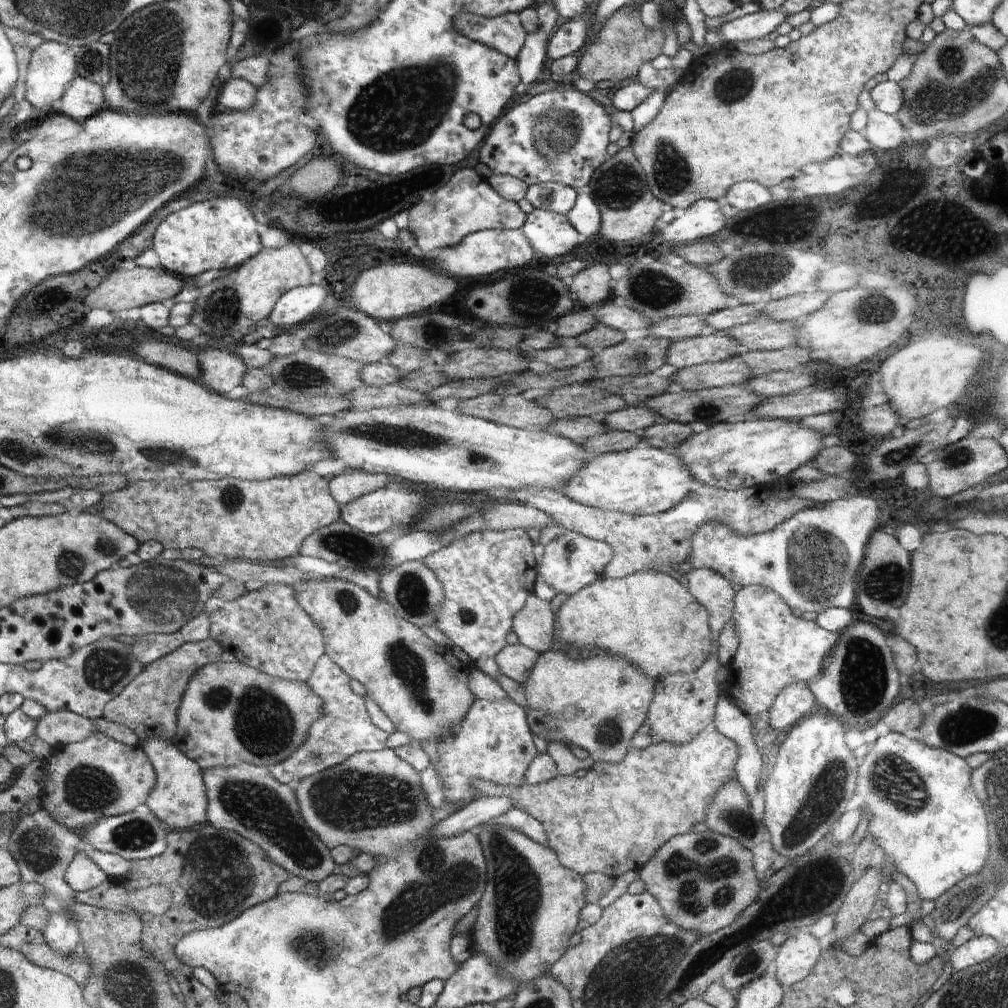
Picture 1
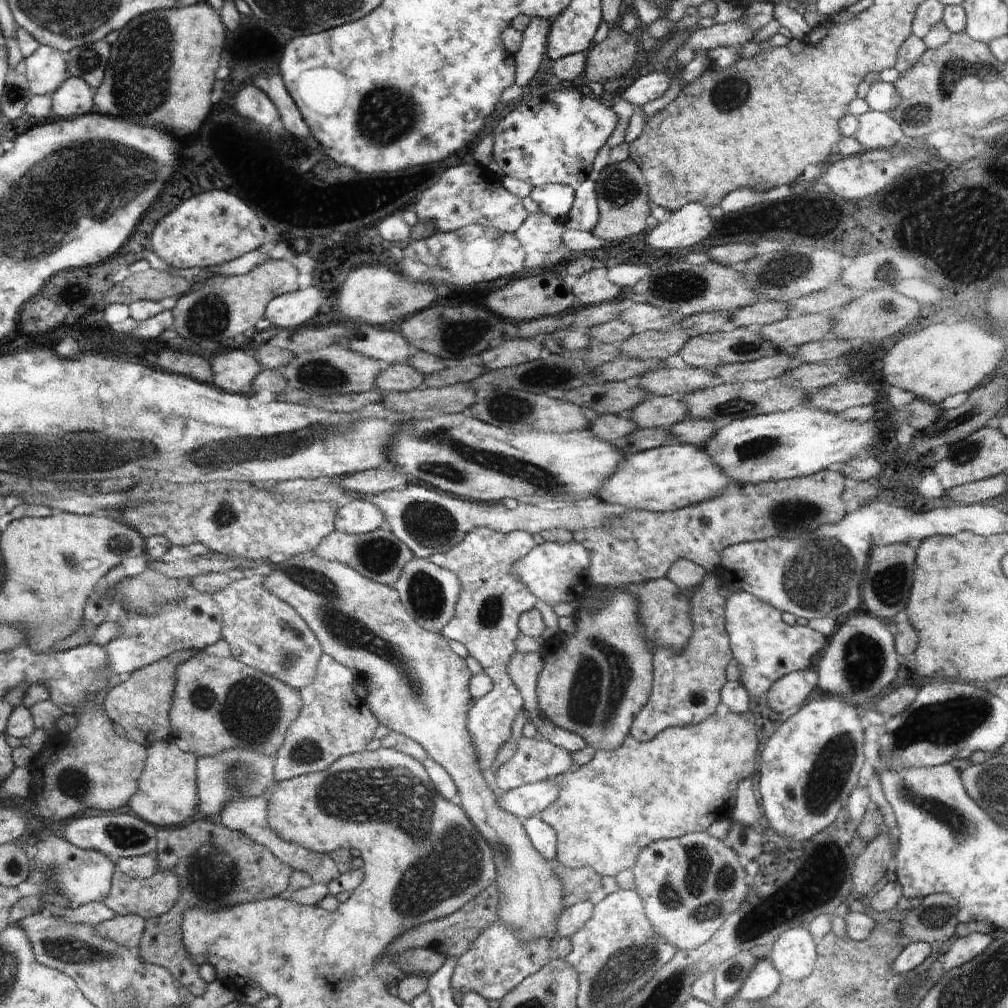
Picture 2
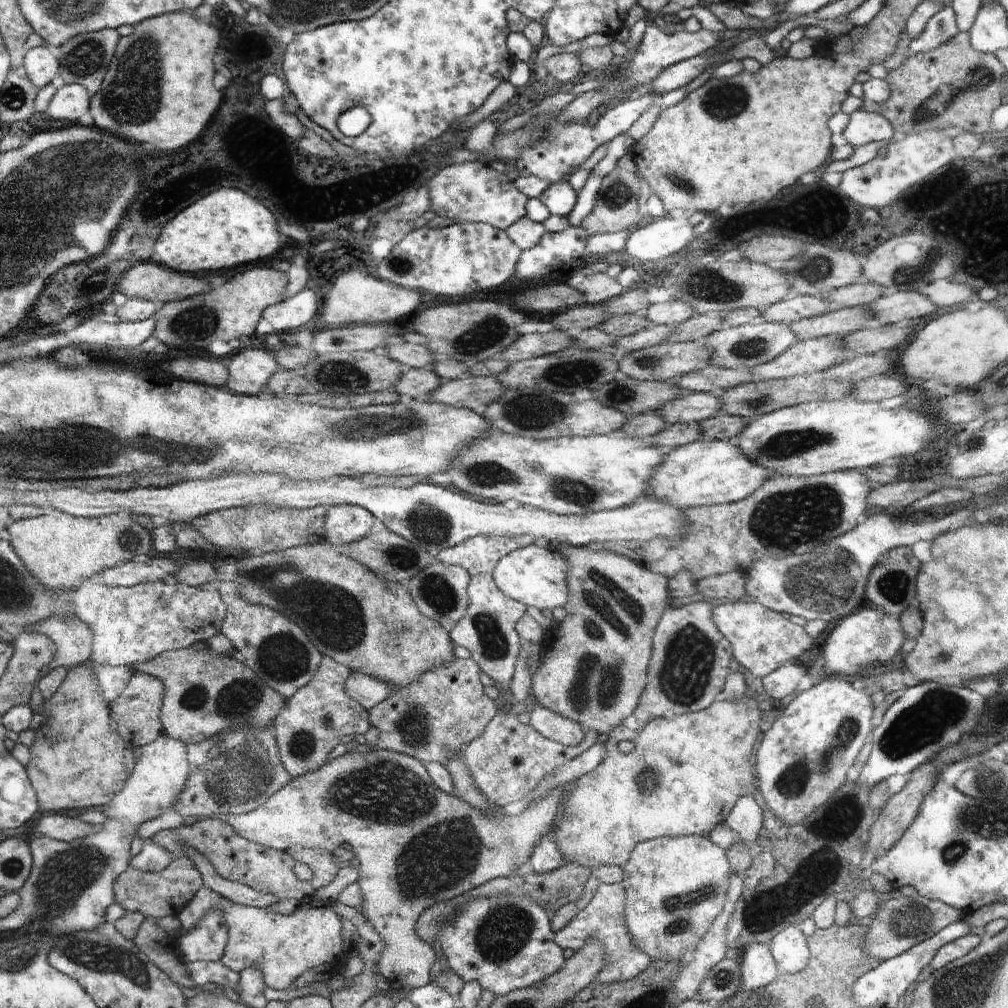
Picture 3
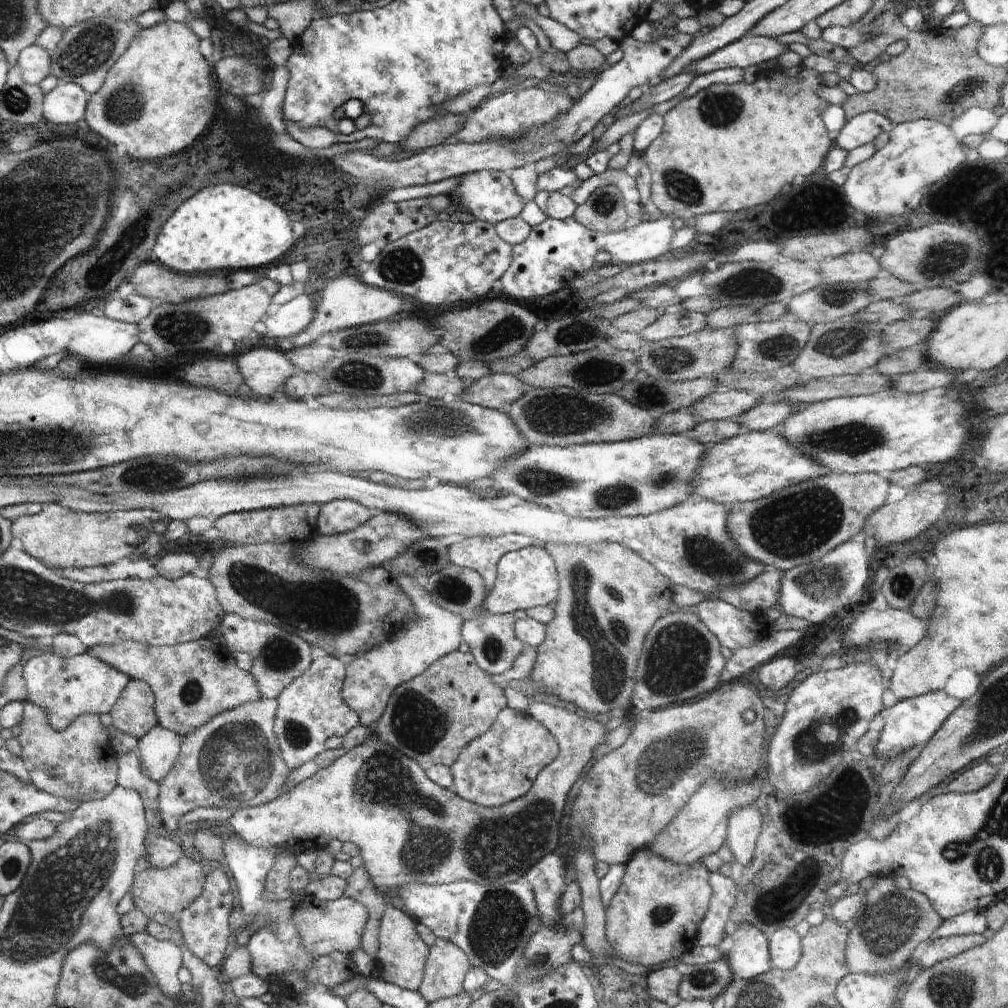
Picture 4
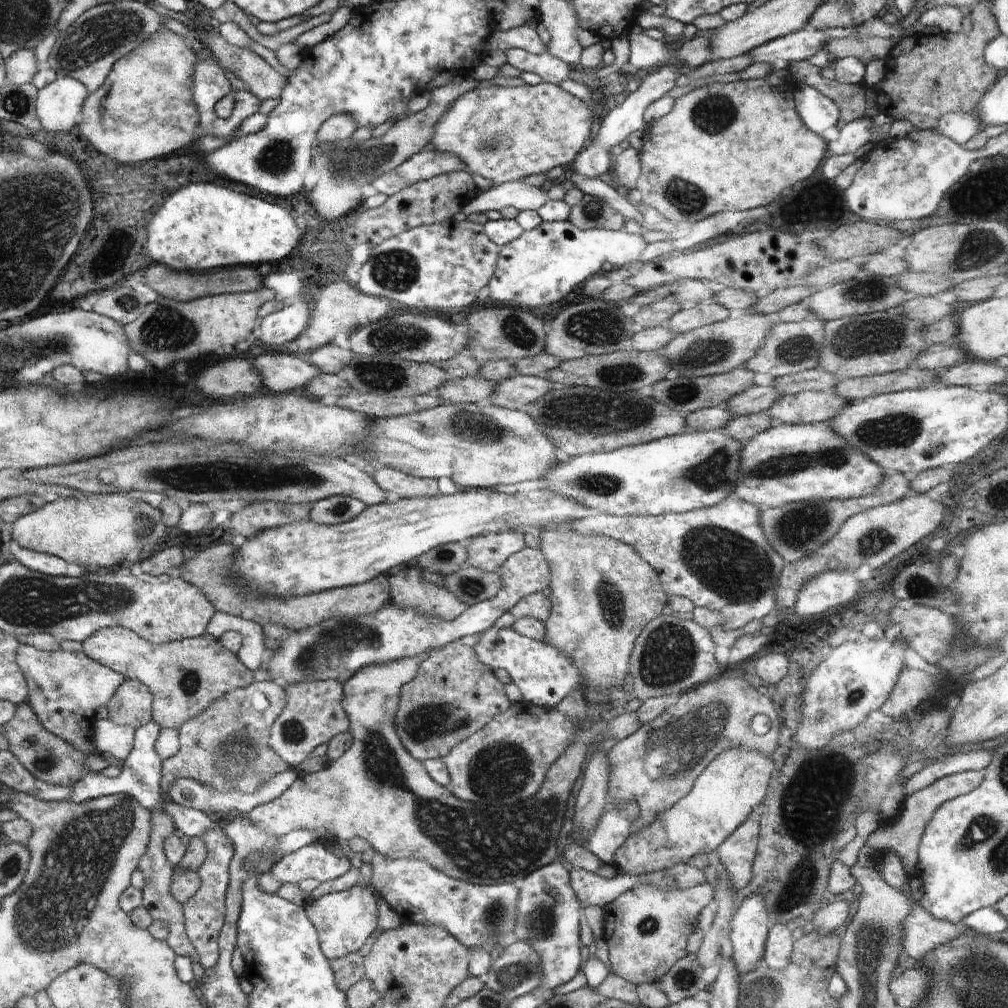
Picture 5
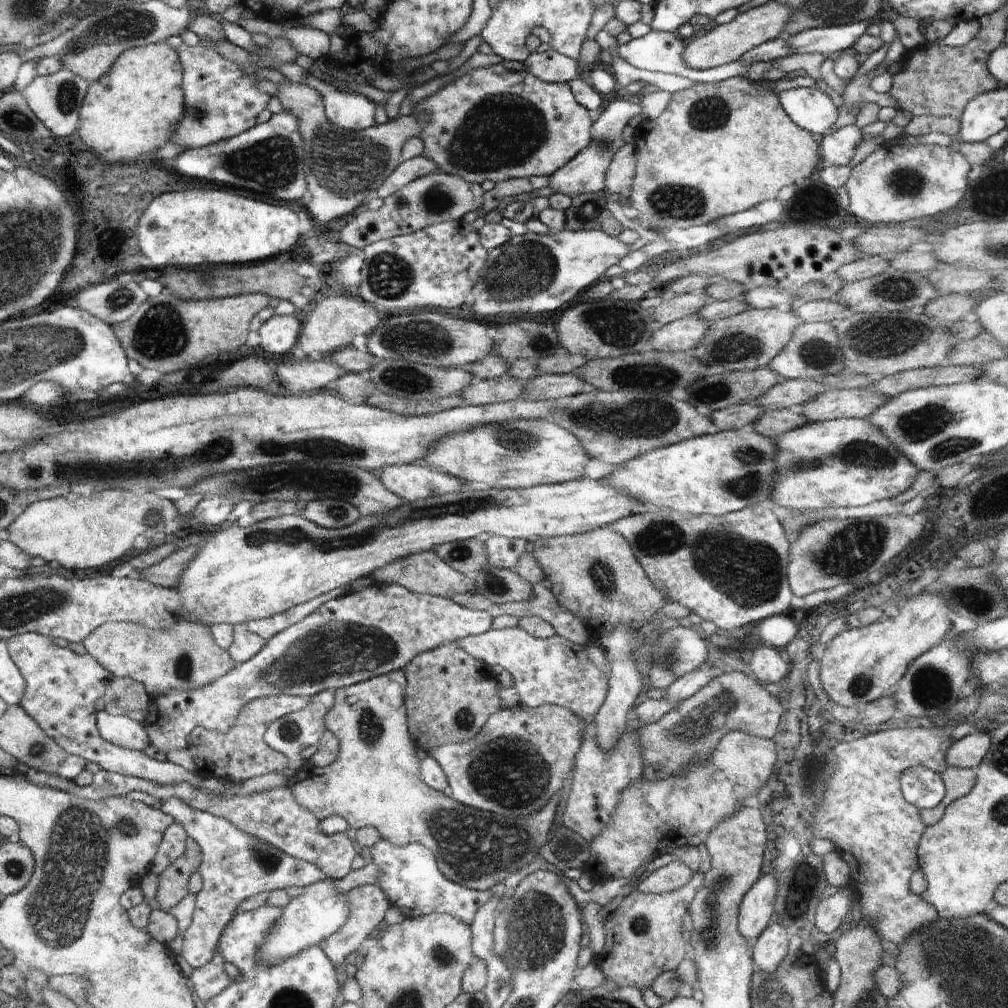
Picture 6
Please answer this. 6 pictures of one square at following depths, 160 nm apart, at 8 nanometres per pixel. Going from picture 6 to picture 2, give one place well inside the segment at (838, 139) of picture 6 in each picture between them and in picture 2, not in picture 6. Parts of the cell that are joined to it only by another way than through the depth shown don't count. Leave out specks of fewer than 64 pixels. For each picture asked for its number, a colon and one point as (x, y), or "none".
2: (877, 130)
3: (863, 126)
4: (862, 128)
5: (858, 132)

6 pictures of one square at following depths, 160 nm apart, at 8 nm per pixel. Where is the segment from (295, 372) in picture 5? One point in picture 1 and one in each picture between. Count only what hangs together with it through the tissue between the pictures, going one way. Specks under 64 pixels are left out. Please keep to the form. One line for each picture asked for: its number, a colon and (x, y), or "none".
1: (221, 371)
2: (234, 369)
3: (249, 370)
4: (265, 371)

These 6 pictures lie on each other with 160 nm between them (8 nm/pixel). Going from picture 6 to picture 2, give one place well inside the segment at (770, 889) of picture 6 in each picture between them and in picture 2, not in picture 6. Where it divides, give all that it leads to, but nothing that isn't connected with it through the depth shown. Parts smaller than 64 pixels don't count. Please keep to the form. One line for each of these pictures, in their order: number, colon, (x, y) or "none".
2: (763, 981)
3: (758, 966)
4: (750, 954)
5: (749, 931)

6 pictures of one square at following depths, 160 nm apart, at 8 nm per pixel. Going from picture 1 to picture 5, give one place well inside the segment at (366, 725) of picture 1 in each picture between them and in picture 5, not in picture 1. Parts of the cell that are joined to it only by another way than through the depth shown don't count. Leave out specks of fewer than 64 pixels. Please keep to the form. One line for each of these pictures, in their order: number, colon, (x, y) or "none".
2: (333, 723)
3: (312, 721)
4: (310, 710)
5: (314, 713)

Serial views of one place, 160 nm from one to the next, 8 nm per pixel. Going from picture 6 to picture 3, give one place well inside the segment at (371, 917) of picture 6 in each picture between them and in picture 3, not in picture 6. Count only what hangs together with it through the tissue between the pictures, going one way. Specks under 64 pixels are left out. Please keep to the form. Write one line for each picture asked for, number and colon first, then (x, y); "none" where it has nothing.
3: (283, 946)
4: (325, 926)
5: (344, 920)

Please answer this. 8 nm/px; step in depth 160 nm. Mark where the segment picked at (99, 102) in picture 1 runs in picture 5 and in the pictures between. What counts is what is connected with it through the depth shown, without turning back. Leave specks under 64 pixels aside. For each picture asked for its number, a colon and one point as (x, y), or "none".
2: (74, 99)
3: (69, 102)
4: (65, 104)
5: (57, 105)

